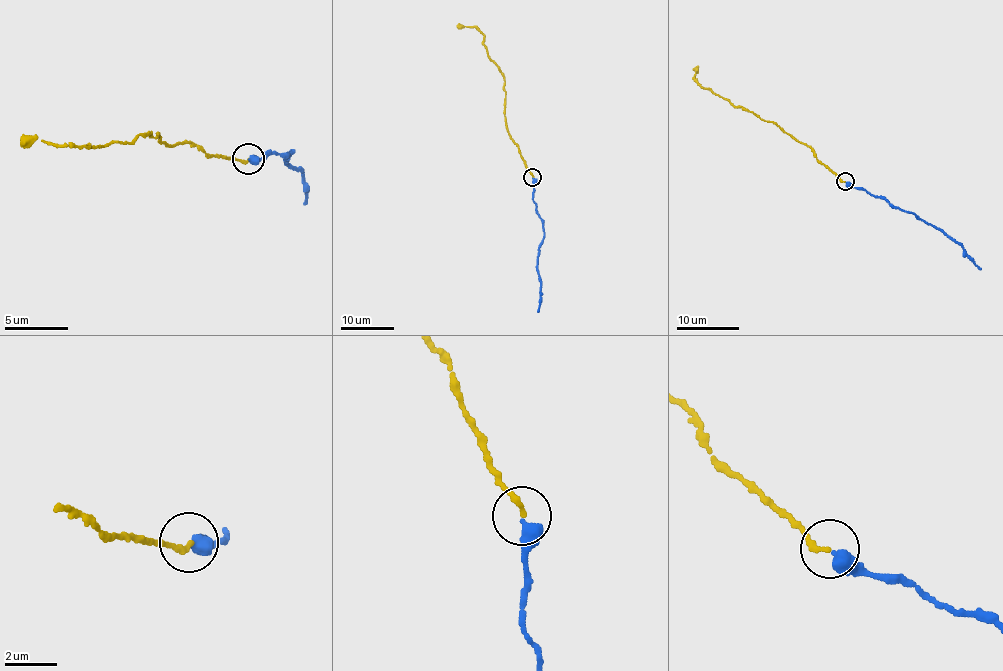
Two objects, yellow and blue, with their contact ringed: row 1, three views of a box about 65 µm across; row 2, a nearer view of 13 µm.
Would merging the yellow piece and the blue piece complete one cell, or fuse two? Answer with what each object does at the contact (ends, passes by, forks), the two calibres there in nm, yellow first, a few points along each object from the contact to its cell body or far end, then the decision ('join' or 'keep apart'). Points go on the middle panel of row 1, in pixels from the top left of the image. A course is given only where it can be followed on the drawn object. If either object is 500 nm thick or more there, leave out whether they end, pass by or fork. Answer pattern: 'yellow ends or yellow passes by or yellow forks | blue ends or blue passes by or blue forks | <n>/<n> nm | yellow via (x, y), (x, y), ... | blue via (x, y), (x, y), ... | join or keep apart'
yellow ends | blue ends | 240/440 nm | yellow via (533, 177), (506, 126), (504, 77), (488, 54), (479, 31), (474, 26), (457, 26) | blue via (533, 178), (536, 212), (543, 223), (544, 238), (537, 267), (541, 290), (538, 311) | join

